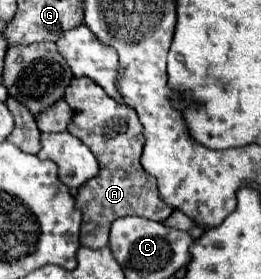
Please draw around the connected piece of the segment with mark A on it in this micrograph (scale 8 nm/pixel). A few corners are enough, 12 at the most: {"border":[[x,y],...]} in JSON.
{"border":[[70,79],[70,135],[98,175],[76,193],[80,245],[106,247],[118,217],[172,213],[140,165],[136,113]]}

